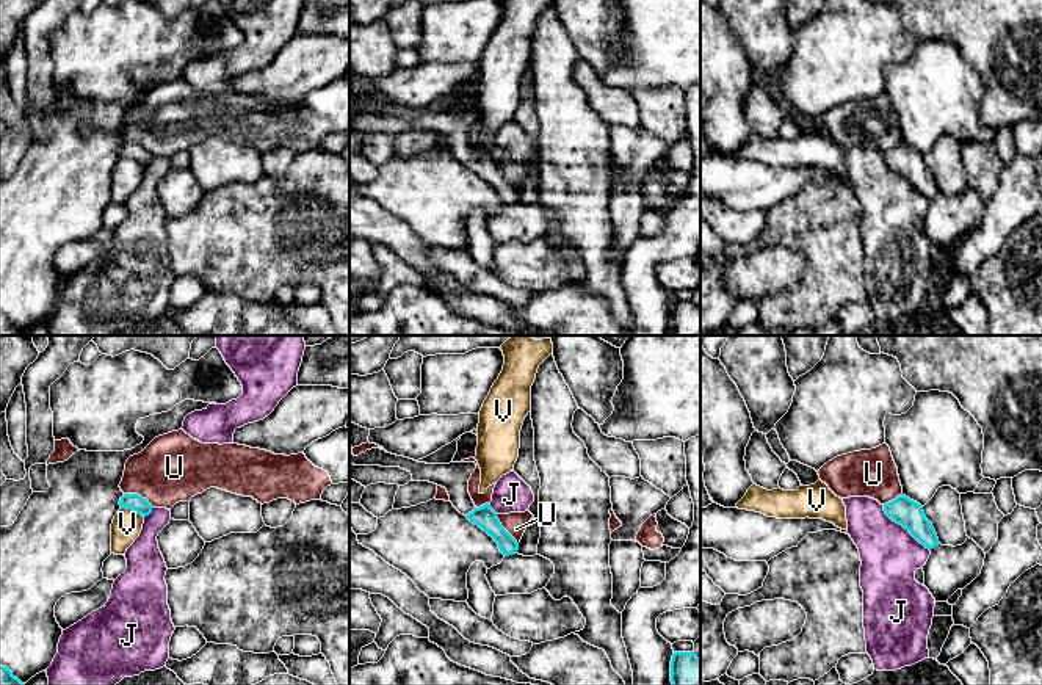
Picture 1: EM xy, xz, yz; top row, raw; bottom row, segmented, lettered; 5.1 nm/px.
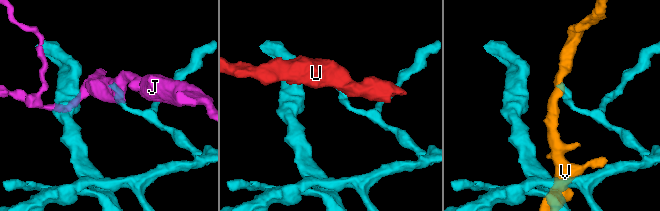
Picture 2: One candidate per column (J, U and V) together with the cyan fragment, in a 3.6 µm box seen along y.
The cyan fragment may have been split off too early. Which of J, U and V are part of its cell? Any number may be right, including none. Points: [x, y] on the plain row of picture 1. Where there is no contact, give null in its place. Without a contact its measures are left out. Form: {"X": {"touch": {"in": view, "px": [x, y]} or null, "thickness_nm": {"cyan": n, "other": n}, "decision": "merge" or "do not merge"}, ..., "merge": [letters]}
{"J": {"touch": {"in": "yz", "px": [904, 176]}, "thickness_nm": {"cyan": 140, "other": 300}, "decision": "do not merge"}, "U": {"touch": {"in": "xy", "px": [140, 144]}, "thickness_nm": {"cyan": 90, "other": 360}, "decision": "do not merge"}, "V": {"touch": {"in": "xy", "px": [132, 157]}, "thickness_nm": {"cyan": 90, "other": 160}, "decision": "do not merge"}, "merge": []}

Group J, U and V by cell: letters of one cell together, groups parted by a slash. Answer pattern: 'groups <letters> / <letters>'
groups J / U / V

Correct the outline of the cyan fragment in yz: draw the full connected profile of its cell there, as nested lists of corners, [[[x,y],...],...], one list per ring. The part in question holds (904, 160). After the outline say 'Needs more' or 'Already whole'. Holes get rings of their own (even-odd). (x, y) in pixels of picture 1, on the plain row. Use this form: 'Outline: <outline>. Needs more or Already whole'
Outline: [[[906,144],[884,154],[885,163],[896,172],[903,174],[926,198],[937,196],[939,187],[932,172],[926,168],[923,155]]]. Already whole

